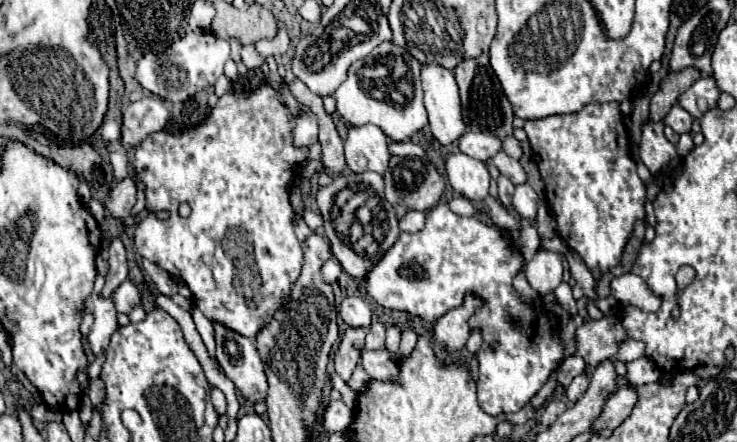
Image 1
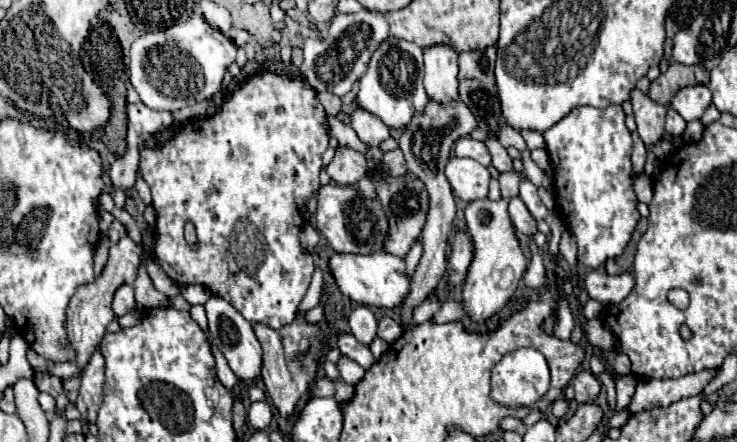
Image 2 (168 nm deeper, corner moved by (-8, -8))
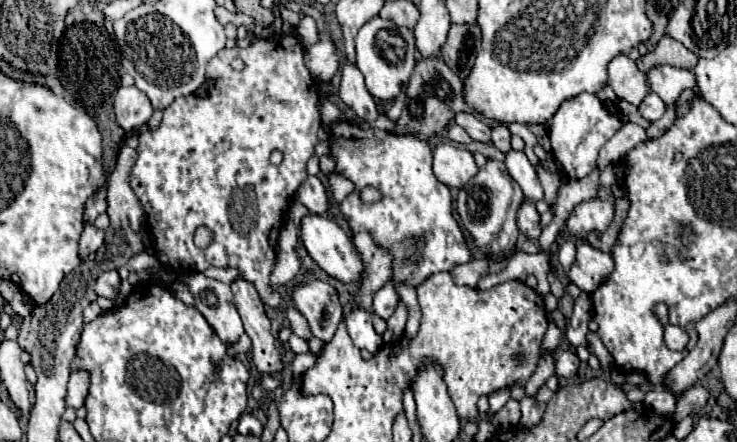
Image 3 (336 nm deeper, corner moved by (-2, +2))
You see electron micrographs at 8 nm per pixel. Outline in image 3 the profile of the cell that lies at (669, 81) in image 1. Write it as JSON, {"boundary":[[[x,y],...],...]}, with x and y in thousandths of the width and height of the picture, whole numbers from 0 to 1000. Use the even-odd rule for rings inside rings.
{"boundary":[[[901,81],[893,95],[890,113],[871,127],[863,145],[866,145],[866,158],[871,158],[871,163],[879,163],[879,158],[885,158],[890,149],[898,149],[898,145],[909,145],[915,154],[942,158],[942,149],[947,145],[947,131],[931,104],[920,100],[917,90],[909,90],[909,81]]]}

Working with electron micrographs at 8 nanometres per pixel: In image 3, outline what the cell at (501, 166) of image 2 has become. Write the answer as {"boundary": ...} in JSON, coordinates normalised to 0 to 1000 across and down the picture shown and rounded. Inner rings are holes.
{"boundary":[[[632,253],[621,258],[621,262],[619,262],[619,281],[624,281],[624,285],[640,308],[640,317],[651,317],[651,321],[659,321],[659,326],[668,321],[668,312],[665,312],[665,290],[662,290],[657,276],[646,271],[640,258],[632,258]]]}

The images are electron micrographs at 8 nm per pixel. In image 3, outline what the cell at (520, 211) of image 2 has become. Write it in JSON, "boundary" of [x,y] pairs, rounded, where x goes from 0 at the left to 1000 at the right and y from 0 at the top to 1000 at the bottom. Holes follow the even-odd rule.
{"boundary":[[[708,457],[700,480],[700,502],[703,502],[703,516],[711,534],[716,534],[719,543],[730,543],[735,516],[733,516],[733,484],[727,480],[725,462]]]}

